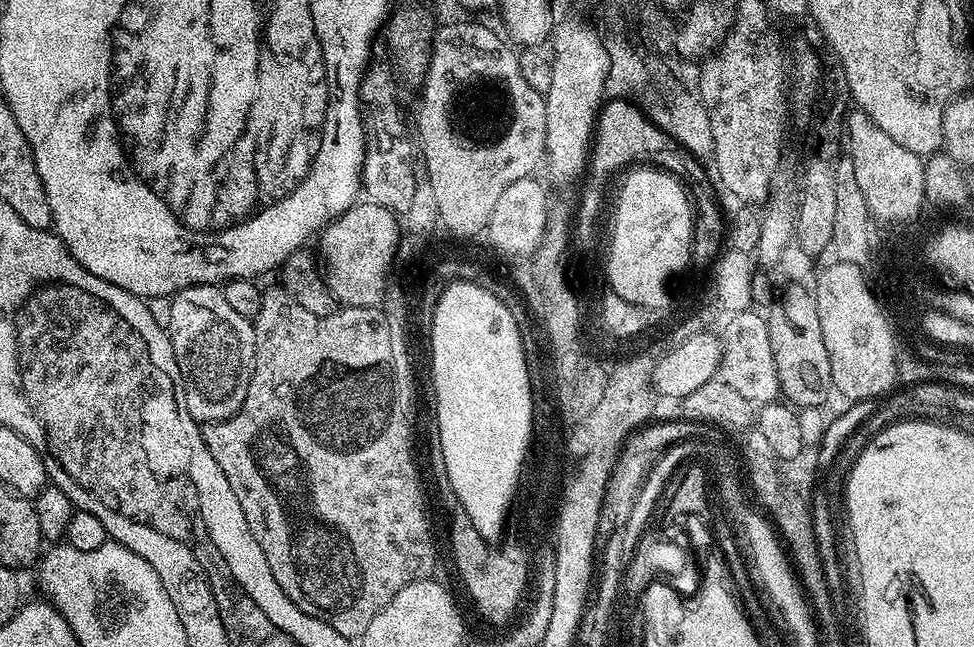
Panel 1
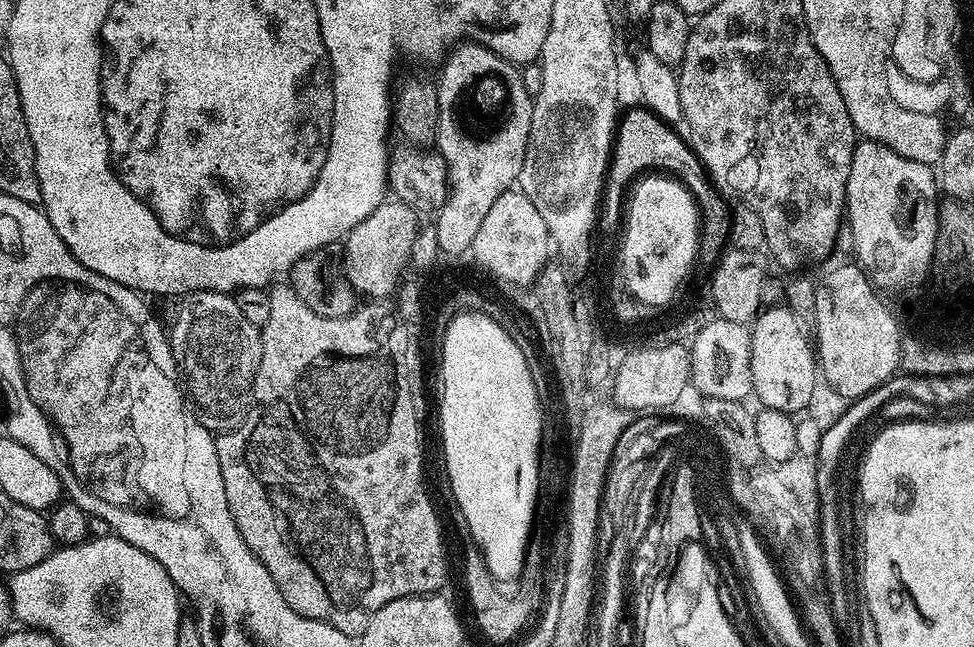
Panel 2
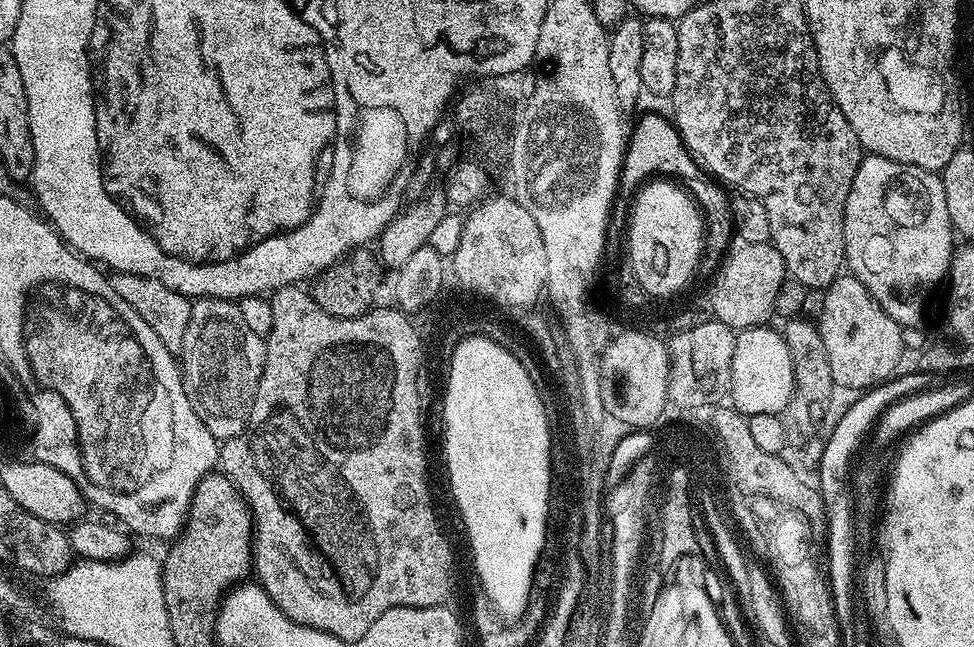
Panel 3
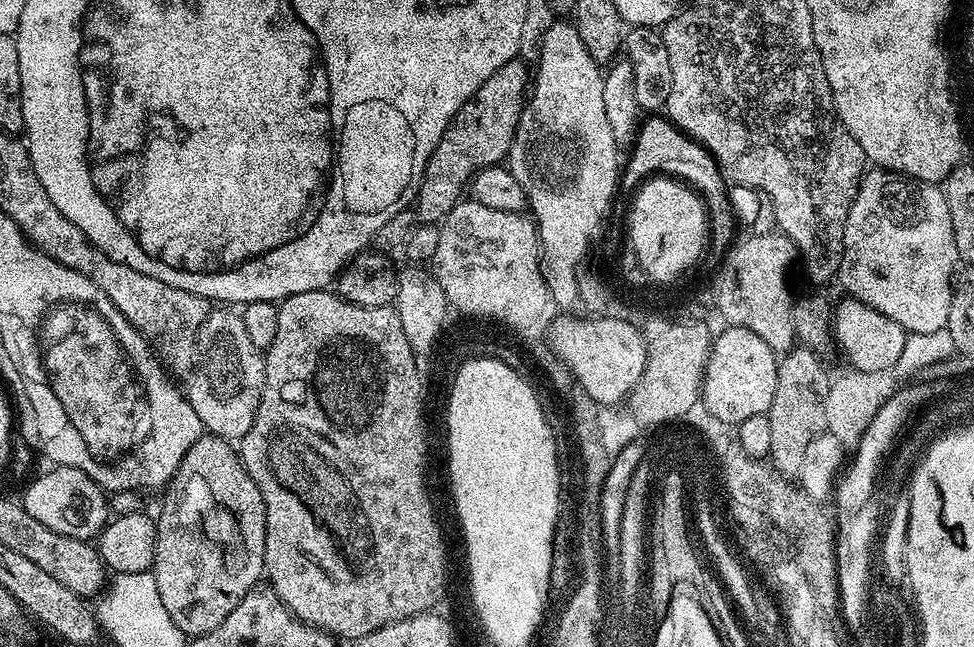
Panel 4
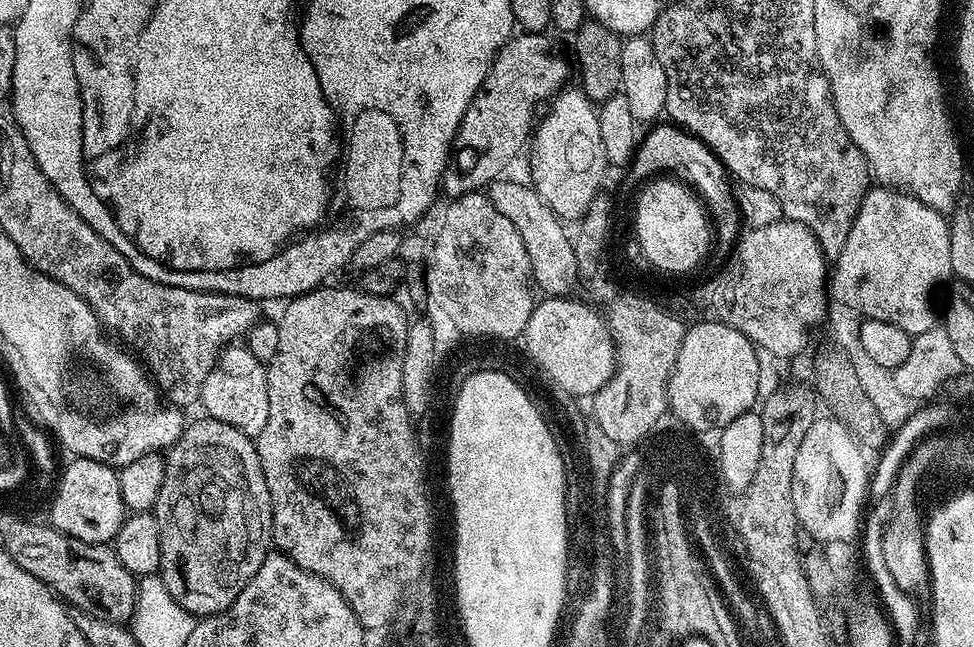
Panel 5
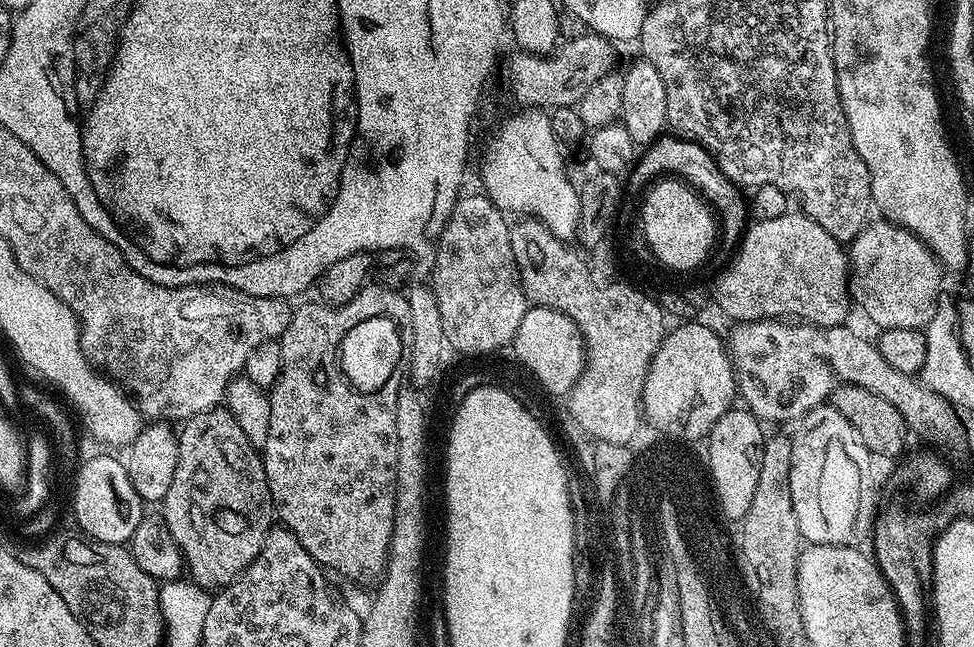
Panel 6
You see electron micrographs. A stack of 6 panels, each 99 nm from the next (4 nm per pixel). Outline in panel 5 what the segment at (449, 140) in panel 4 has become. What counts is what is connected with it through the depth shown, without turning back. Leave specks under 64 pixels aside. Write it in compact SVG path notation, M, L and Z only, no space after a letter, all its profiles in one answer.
M526 31L513 34L504 43L502 50L498 50L482 86L478 86L478 94L474 94L470 106L466 106L466 114L462 114L462 122L458 126L452 142L450 163L444 167L443 195L445 192L448 198L455 198L470 192L480 192L487 189L492 181L501 179L507 173L504 171L507 170L508 163L520 151L523 153L529 143L529 133L534 128L532 115L536 112L536 103L539 100L551 101L569 83L567 80L568 60L560 53L559 46L552 44L548 34Z

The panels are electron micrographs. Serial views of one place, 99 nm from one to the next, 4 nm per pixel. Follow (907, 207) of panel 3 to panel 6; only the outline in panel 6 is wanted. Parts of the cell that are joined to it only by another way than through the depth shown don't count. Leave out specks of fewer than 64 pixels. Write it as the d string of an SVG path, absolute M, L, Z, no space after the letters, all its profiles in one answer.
M873 219L851 241L850 259L851 303L860 307L877 324L877 329L927 328L930 318L934 318L936 298L942 292L942 265L913 232L890 220Z

